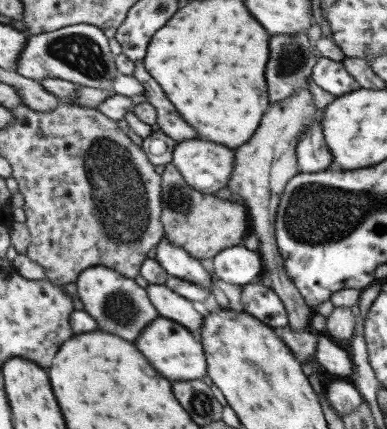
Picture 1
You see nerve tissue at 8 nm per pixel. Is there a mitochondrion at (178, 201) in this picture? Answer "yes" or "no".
yes

